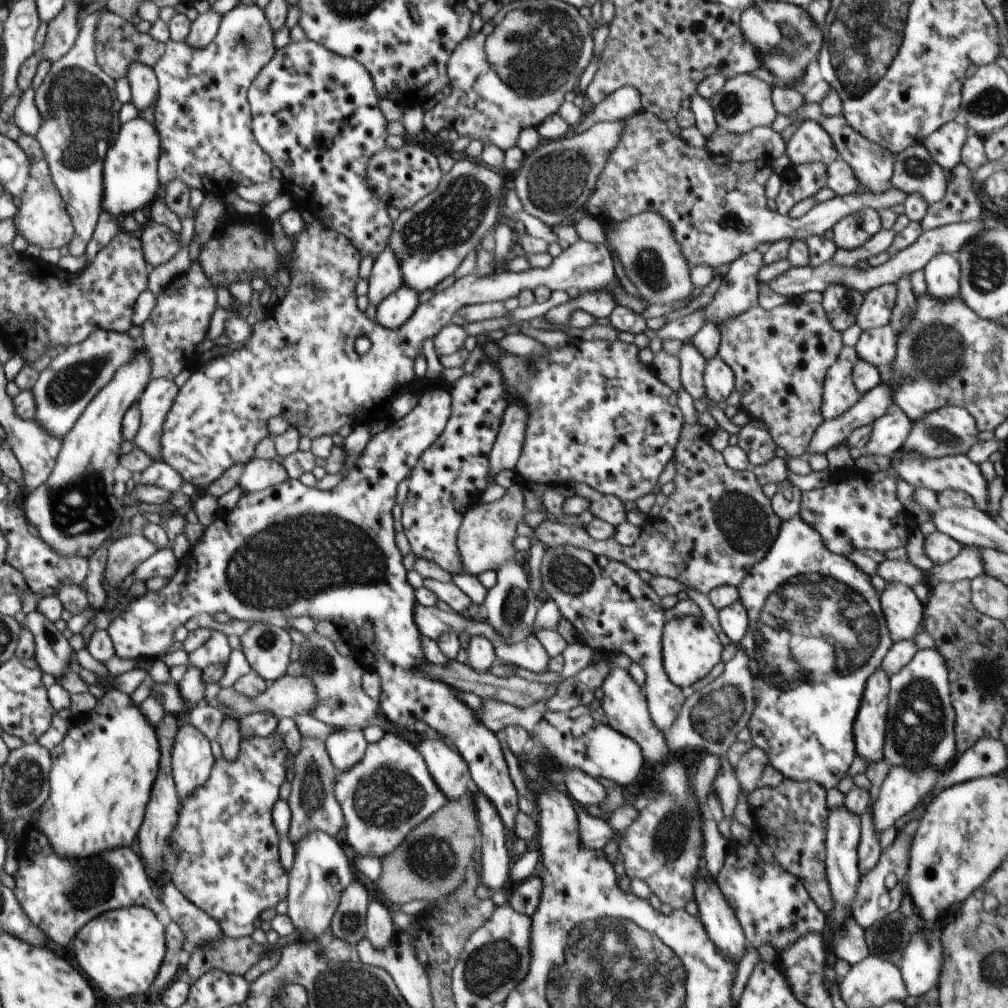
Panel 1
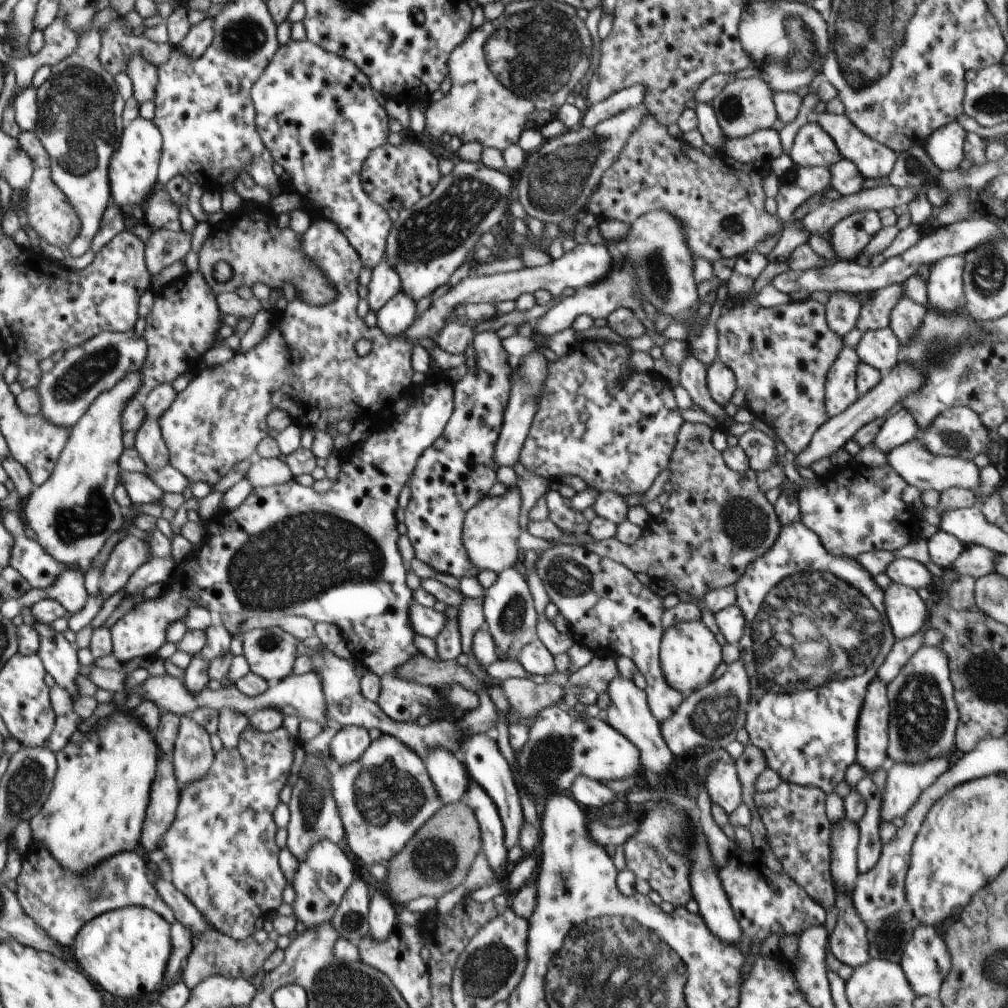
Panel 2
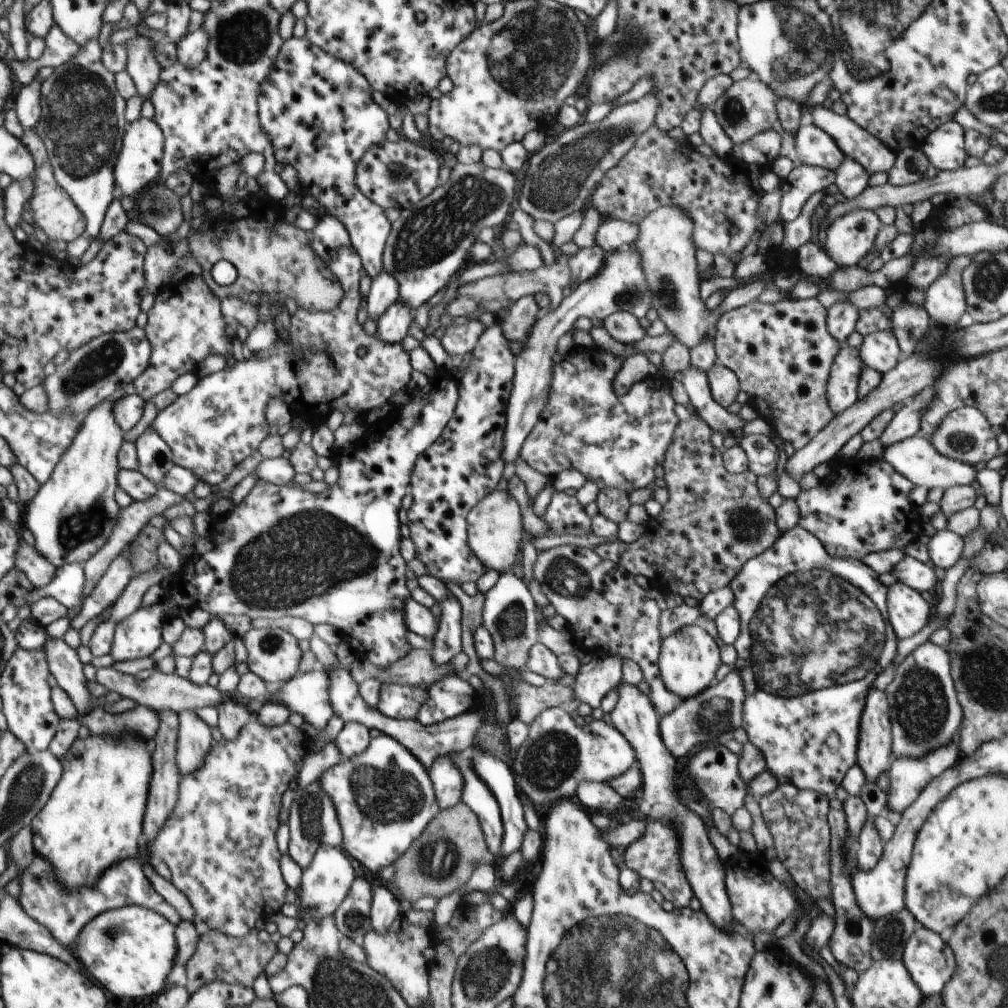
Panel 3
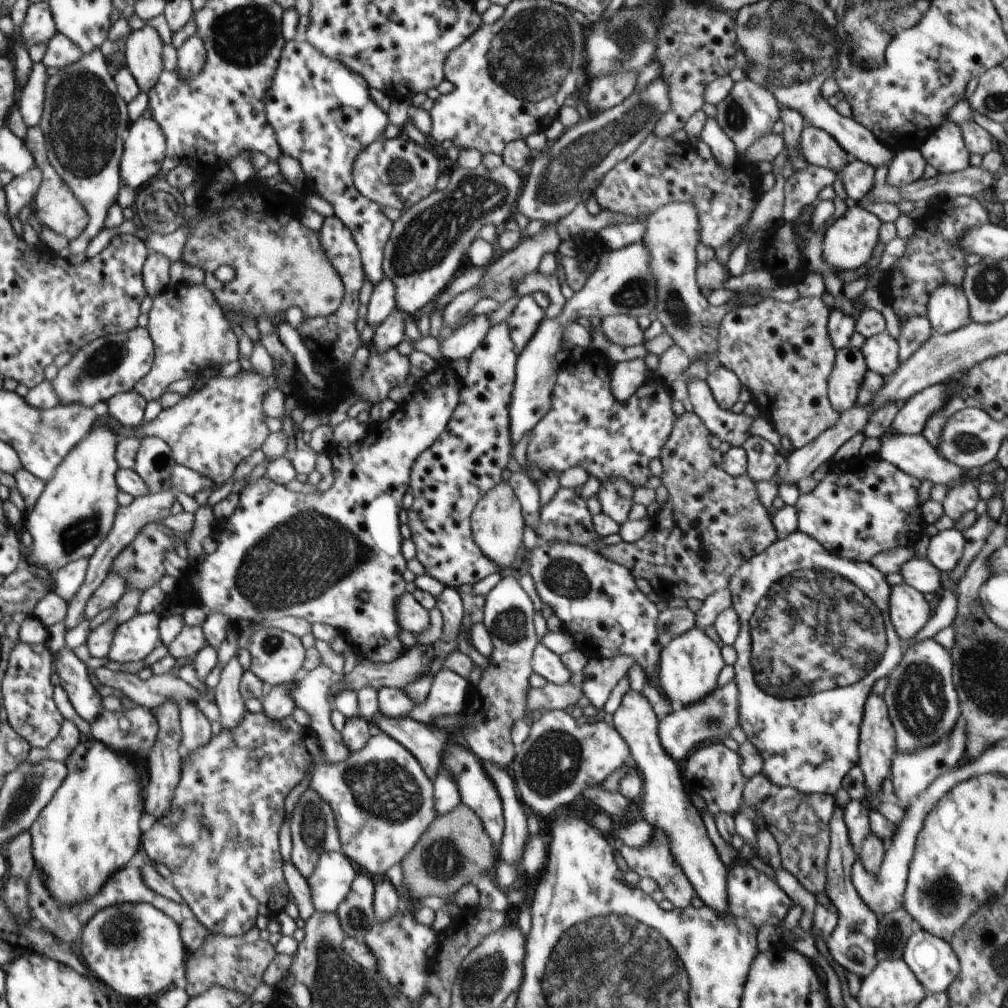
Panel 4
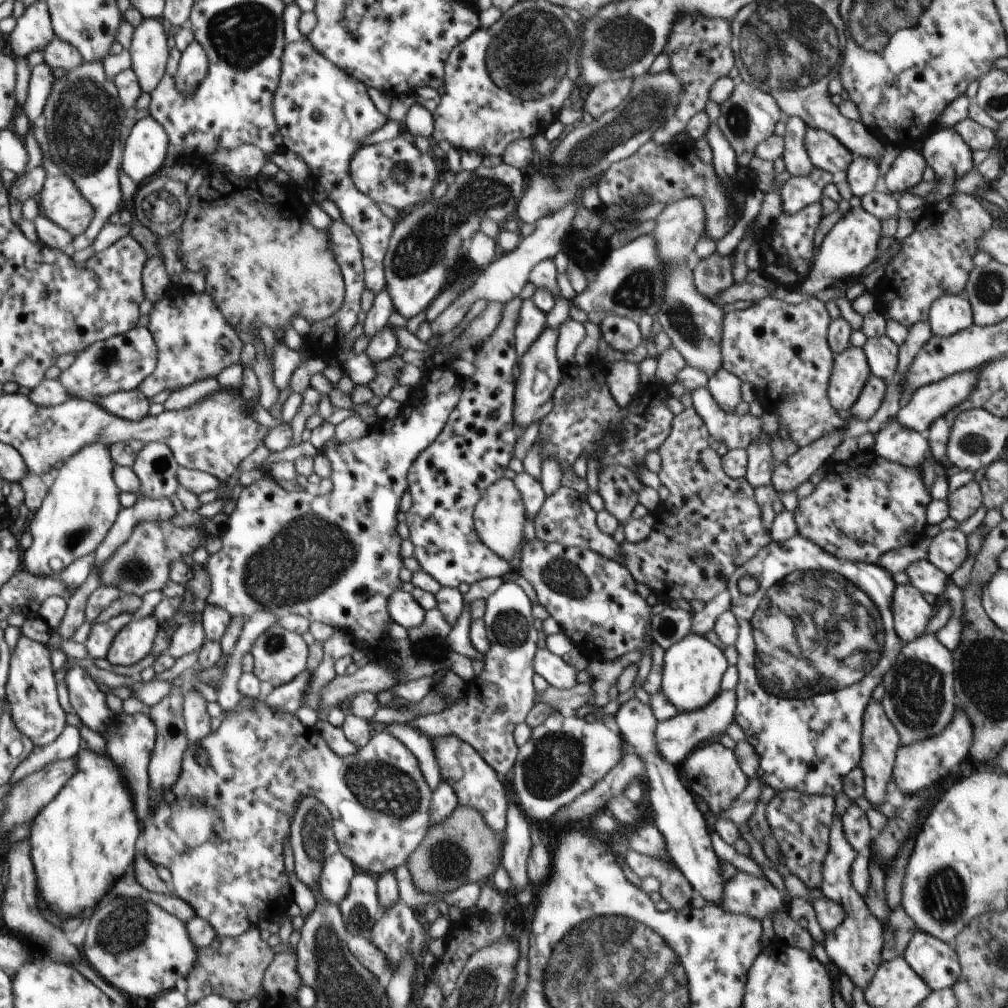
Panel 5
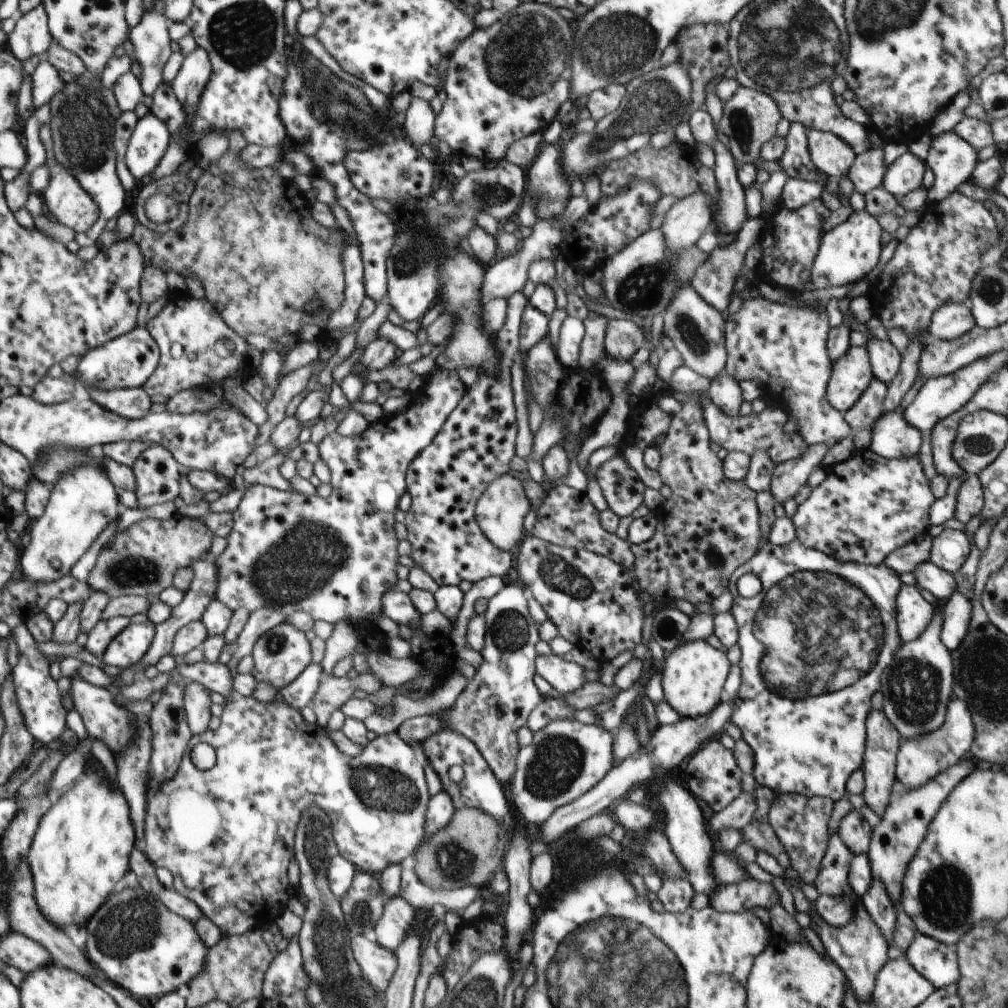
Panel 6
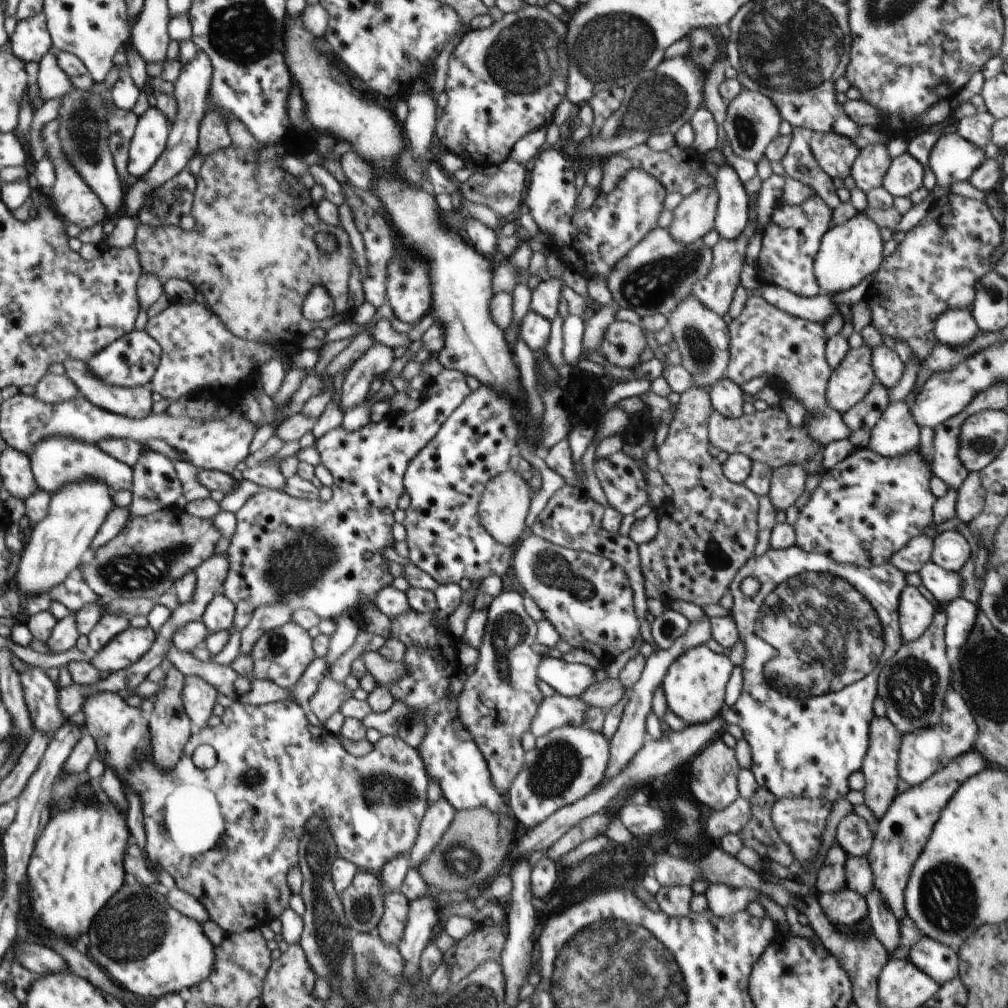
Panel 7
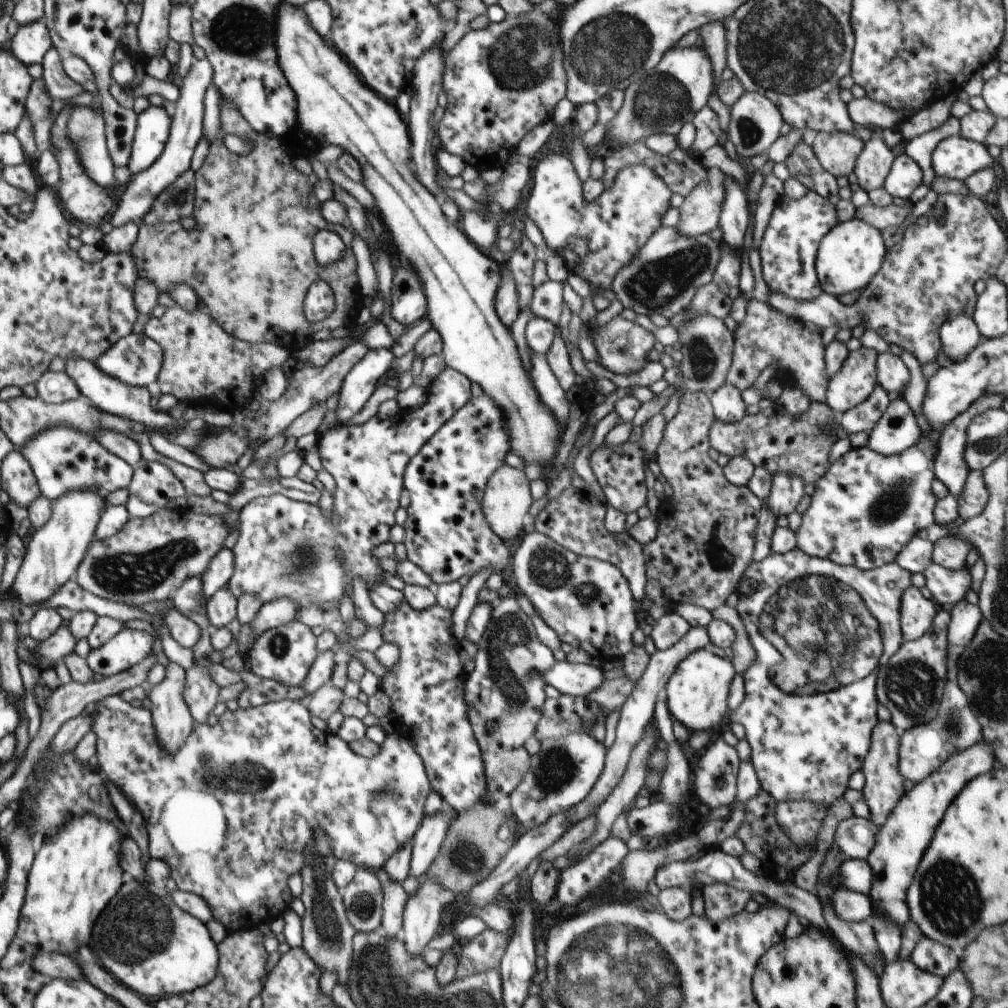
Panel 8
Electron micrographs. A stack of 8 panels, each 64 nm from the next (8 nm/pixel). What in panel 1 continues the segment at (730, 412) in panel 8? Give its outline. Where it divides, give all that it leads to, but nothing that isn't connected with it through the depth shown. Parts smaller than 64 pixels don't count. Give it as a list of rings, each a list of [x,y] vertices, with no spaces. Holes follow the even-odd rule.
[[[714,356],[706,362],[703,385],[710,401],[724,406],[726,399],[735,389],[734,372],[722,358]]]

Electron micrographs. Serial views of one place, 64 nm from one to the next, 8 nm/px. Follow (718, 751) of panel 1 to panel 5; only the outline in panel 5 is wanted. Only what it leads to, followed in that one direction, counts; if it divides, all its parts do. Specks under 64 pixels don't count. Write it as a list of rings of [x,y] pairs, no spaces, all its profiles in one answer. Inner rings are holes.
[[[735,690],[720,691],[718,696],[706,707],[689,713],[678,712],[674,718],[666,721],[658,721],[655,730],[655,739],[659,755],[675,767],[682,763],[689,754],[692,754],[705,743],[711,742],[716,736],[726,734],[726,728],[735,722],[735,710],[737,694]]]

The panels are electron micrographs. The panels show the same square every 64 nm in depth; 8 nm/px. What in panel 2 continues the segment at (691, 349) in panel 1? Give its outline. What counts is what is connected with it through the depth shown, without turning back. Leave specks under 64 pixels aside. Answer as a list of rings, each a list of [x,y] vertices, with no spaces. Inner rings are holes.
[[[688,352],[688,356],[684,358],[679,369],[680,385],[686,389],[693,404],[700,406],[700,409],[704,410],[710,418],[718,420],[721,428],[724,429],[723,423],[728,420],[729,416],[726,414],[725,408],[714,402],[708,392],[706,384],[707,367]]]

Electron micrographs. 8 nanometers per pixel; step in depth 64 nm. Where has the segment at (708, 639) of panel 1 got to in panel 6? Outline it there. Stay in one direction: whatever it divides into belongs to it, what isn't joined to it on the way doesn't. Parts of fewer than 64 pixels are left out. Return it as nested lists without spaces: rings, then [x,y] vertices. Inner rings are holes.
[[[699,640],[677,645],[665,656],[661,672],[665,701],[684,719],[712,713],[722,702],[723,686],[732,665],[727,654],[713,648],[706,640]]]

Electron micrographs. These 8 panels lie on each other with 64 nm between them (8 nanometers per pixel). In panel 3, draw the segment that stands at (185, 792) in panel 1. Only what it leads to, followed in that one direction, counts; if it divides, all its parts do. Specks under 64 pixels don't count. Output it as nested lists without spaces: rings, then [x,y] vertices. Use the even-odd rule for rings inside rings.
[[[182,709],[179,713],[176,760],[183,777],[199,769],[209,753],[212,736],[210,727],[196,711]]]

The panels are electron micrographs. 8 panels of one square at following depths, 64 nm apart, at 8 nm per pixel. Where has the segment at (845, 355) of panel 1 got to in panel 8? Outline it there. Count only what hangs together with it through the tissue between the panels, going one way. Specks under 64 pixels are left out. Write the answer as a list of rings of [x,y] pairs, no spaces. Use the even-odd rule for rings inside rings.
[[[860,347],[850,351],[841,369],[828,380],[825,403],[836,413],[843,413],[864,402],[877,382],[875,349]]]

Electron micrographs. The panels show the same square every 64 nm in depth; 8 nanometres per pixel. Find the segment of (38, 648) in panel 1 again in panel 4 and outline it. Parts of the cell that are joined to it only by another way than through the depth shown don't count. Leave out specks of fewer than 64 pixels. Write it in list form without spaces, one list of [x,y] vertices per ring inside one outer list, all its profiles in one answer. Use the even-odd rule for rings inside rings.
[[[61,646],[54,659],[54,672],[61,678],[62,688],[68,693],[74,710],[92,724],[102,714],[102,696],[96,692],[88,678],[88,670],[80,658],[76,658],[70,648]]]

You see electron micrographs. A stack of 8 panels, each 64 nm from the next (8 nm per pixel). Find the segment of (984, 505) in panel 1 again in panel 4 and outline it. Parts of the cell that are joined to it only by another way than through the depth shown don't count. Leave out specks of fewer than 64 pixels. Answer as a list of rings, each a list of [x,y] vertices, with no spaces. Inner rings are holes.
[[[890,430],[880,438],[880,448],[878,456],[885,461],[891,462],[900,470],[918,478],[920,482],[929,480],[932,484],[948,485],[954,480],[958,480],[968,470],[948,462],[929,442],[926,437],[920,434],[896,434],[890,433]]]

